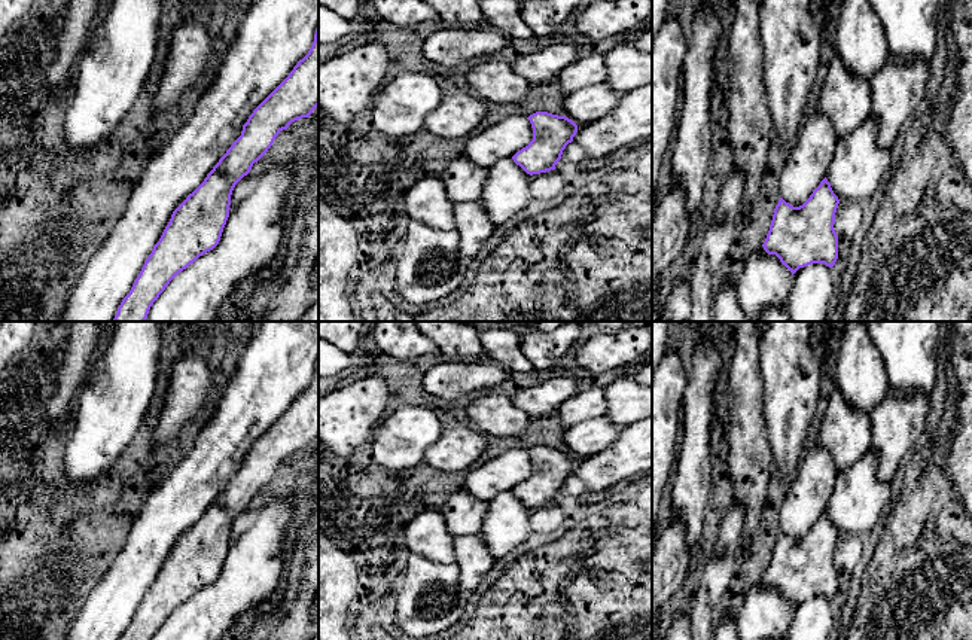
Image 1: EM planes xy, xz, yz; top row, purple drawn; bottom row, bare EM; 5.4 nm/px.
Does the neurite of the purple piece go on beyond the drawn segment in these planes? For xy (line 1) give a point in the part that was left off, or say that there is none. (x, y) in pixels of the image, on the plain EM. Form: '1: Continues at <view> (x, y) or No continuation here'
1: No continuation here

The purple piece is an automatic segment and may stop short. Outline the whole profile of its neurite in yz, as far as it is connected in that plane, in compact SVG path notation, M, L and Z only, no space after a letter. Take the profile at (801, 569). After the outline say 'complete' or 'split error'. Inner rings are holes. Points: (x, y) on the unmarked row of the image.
M826 511L799 540L780 531L764 583L776 588L792 609L811 597L832 601L838 592L838 569L834 563L838 537Z; complete

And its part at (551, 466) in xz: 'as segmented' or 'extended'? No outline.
as segmented

